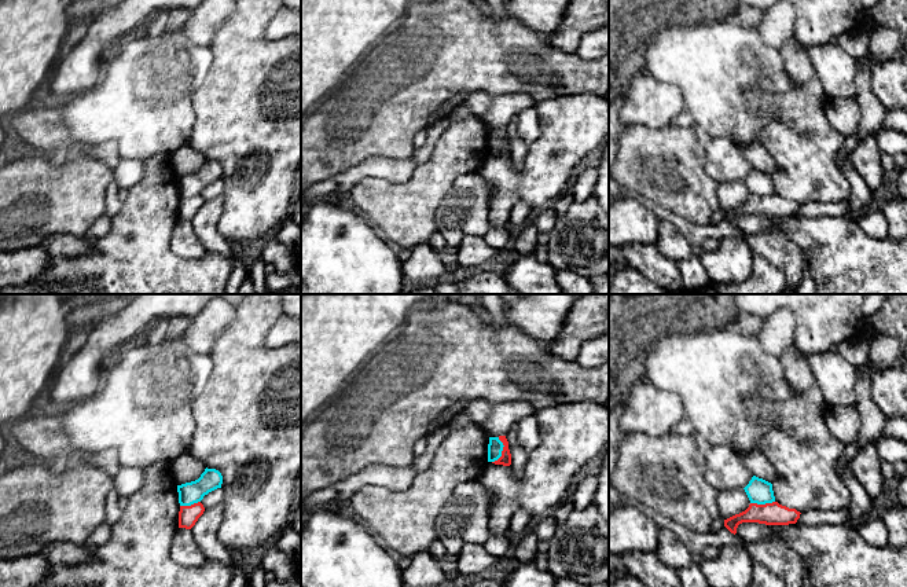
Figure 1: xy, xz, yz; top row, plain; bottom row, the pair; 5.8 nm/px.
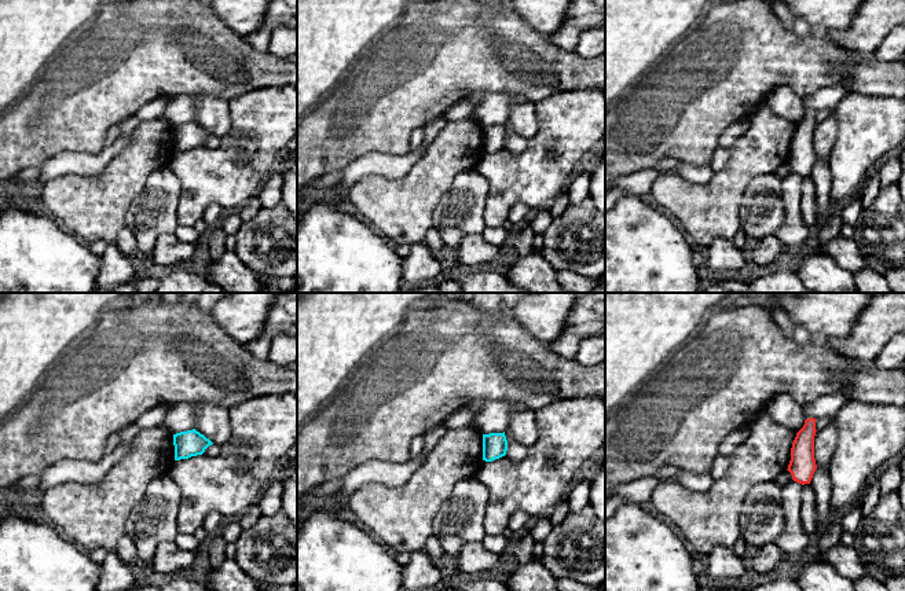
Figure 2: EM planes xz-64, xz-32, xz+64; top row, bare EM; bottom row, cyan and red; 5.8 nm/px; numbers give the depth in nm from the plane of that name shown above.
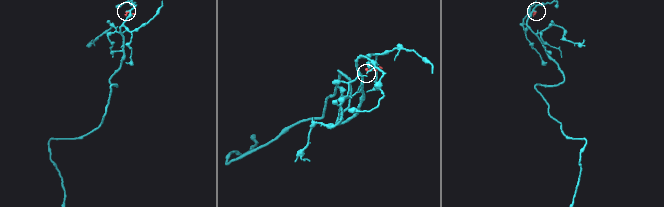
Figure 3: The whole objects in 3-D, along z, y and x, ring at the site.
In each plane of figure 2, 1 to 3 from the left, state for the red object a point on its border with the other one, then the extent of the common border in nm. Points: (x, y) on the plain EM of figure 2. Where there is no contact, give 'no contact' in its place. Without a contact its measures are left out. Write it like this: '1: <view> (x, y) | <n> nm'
1: no contact
2: no contact
3: no contact

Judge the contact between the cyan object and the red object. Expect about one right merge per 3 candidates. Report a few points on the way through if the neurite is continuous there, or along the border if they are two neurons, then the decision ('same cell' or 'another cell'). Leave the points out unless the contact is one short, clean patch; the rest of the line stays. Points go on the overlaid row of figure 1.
border xz (499, 437), (503, 450), (492, 462); another cell

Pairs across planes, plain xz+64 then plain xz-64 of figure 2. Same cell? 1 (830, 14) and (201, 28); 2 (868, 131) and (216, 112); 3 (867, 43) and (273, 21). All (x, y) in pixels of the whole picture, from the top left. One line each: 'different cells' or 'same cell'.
1: different cells
2: different cells
3: same cell

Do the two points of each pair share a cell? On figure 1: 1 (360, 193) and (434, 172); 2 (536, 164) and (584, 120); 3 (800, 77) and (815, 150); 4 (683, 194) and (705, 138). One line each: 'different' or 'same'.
1: same
2: same
3: same
4: different

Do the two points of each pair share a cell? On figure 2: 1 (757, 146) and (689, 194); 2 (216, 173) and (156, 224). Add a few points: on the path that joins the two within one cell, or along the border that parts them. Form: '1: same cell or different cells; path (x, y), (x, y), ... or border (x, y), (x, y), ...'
1: same cell; path (743, 164), (713, 194), (707, 194)
2: different cells; border (173, 175), (180, 183), (179, 223)

